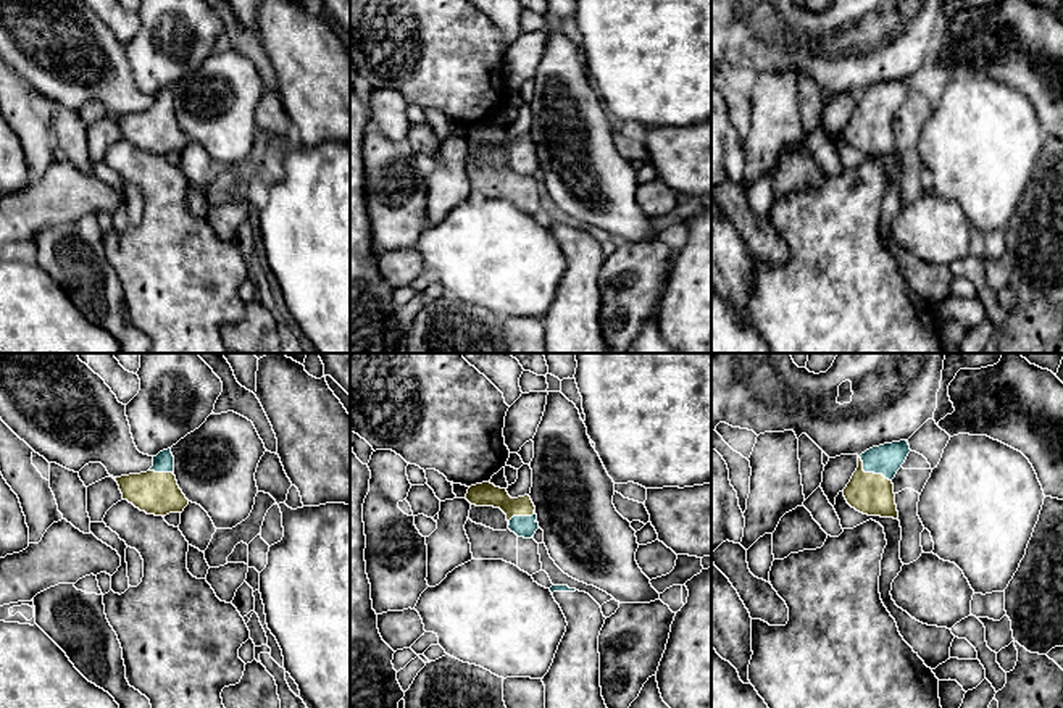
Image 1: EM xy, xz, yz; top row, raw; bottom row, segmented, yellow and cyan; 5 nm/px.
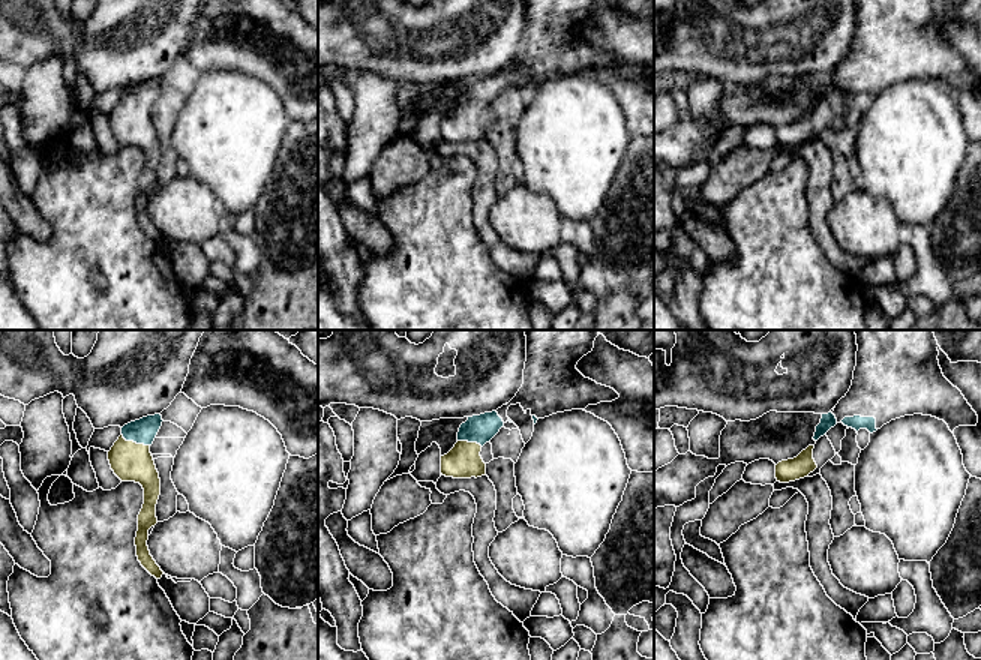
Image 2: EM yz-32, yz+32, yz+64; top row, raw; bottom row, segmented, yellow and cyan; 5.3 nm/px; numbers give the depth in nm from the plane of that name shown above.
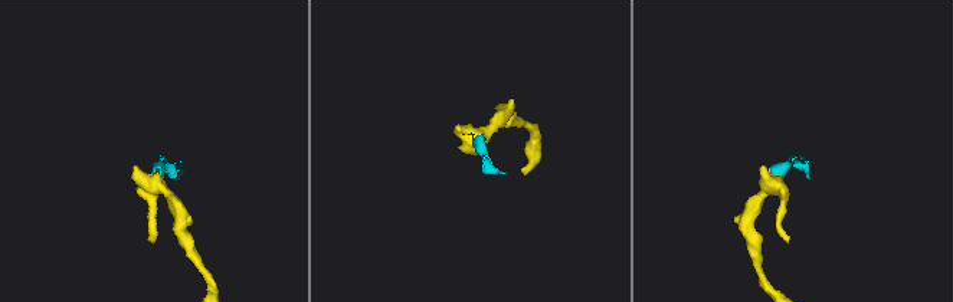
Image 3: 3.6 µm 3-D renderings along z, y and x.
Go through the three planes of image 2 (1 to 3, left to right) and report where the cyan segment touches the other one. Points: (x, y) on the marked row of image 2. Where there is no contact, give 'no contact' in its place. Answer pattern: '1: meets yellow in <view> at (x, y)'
1: meets yellow in yz-32 at (135, 443)
2: meets yellow in yz+32 at (470, 443)
3: no contact

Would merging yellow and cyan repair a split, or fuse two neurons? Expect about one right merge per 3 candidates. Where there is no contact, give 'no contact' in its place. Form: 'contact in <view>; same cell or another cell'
contact in yz; same cell

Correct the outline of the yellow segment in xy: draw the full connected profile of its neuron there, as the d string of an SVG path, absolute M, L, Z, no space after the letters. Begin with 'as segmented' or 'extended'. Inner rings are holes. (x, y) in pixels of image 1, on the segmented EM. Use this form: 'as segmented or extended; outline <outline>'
extended; outline M171 448L153 456L153 466L147 473L115 479L123 500L127 500L147 514L166 516L169 513L182 513L189 505L174 476Z

